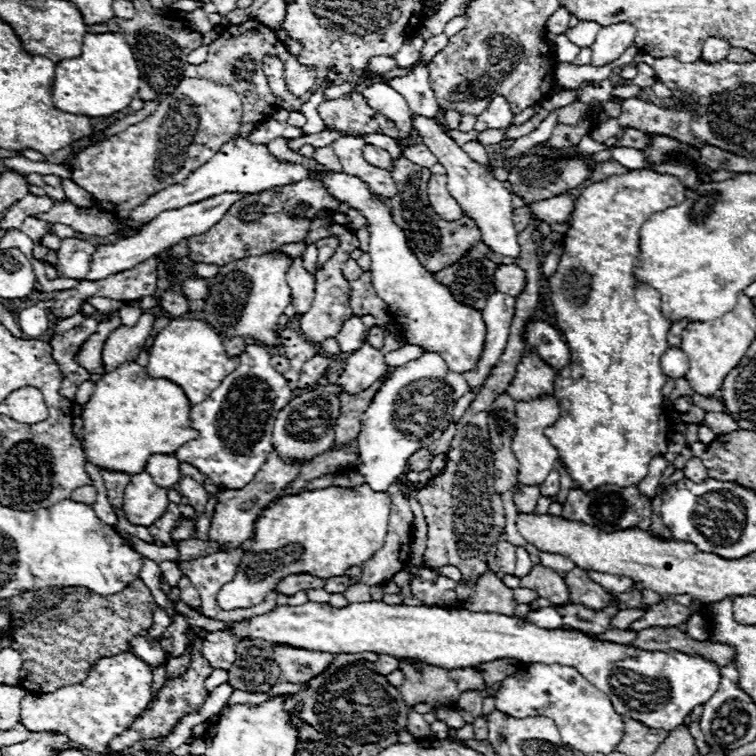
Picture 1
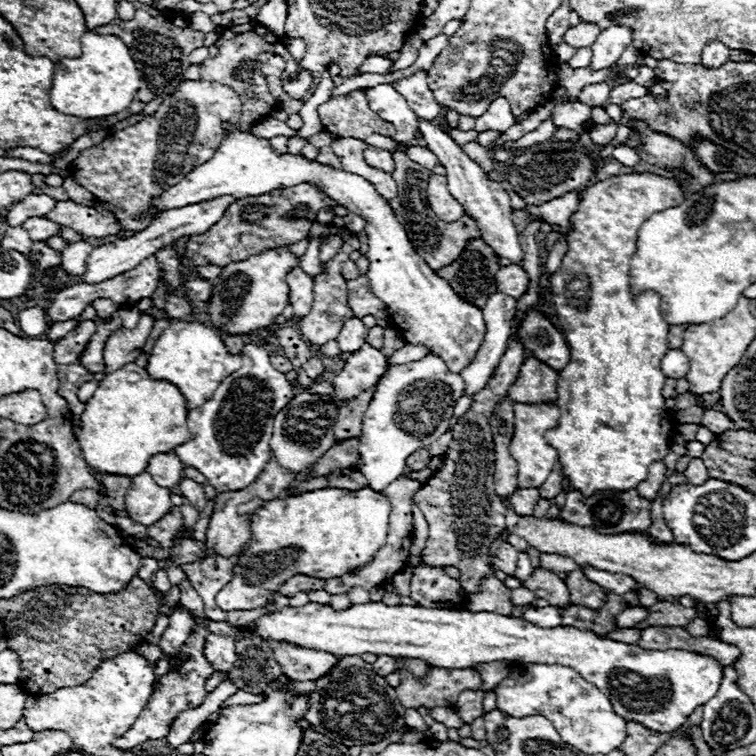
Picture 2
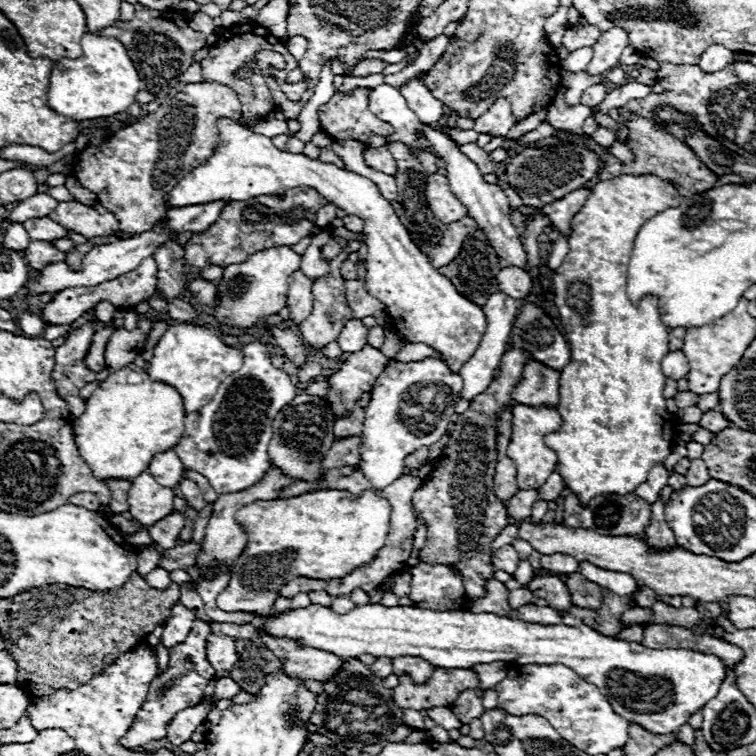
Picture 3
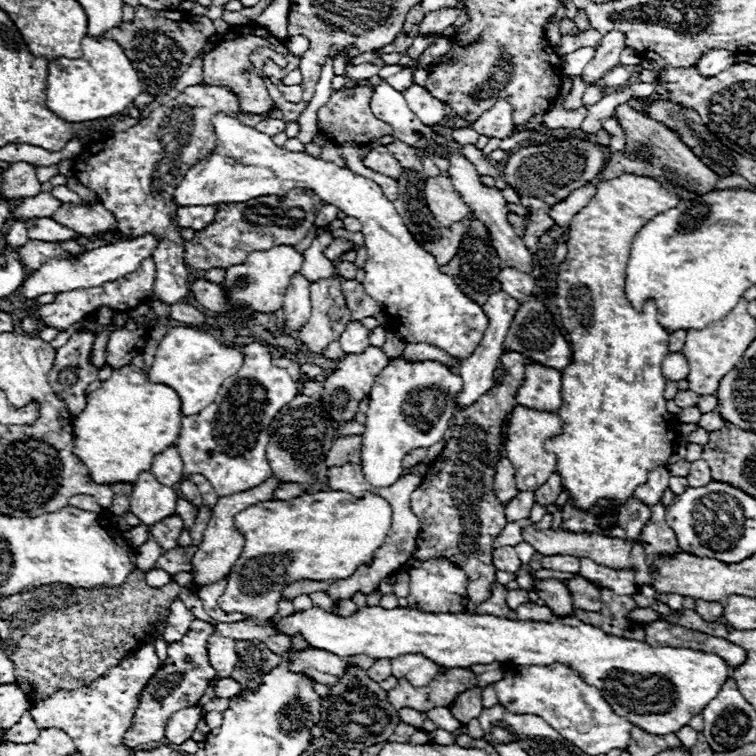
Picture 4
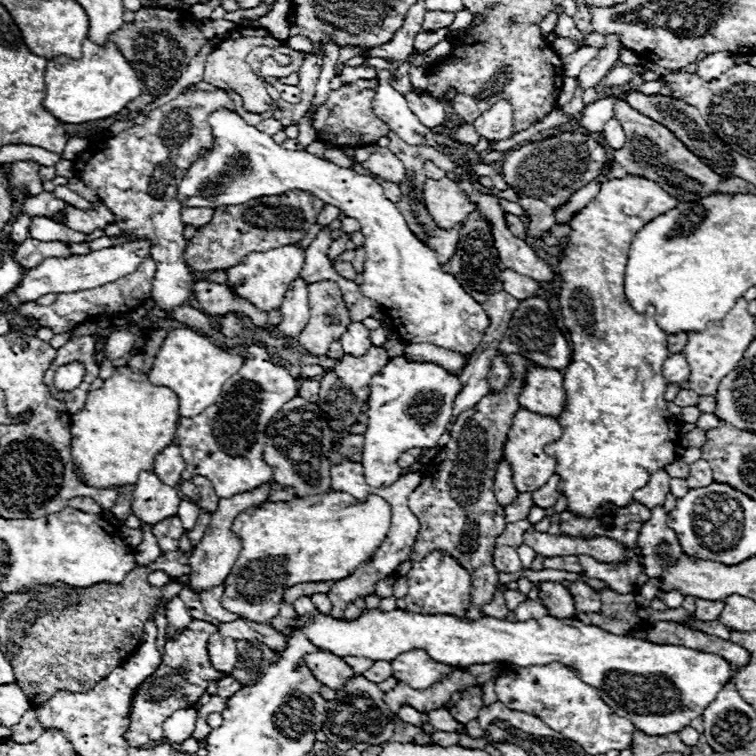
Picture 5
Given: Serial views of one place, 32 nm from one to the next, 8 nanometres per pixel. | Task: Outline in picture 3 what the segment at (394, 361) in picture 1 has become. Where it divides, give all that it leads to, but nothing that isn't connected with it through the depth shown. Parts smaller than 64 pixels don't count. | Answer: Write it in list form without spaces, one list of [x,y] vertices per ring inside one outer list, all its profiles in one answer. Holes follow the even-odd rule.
[[[406,344],[398,356],[394,360],[400,360],[400,362],[418,362],[418,360],[424,360],[424,358],[438,358],[438,360],[444,360],[444,356],[430,348],[428,344]]]

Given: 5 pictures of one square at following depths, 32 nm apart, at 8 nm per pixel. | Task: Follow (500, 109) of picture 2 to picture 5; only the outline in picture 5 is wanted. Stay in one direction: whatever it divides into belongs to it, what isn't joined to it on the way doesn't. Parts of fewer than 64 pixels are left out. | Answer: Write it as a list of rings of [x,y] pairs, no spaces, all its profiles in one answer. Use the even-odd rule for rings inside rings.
[[[498,100],[490,110],[486,110],[474,122],[474,128],[488,142],[492,142],[492,140],[508,140],[508,138],[514,136],[512,122],[514,122],[512,104],[508,104],[506,100]]]

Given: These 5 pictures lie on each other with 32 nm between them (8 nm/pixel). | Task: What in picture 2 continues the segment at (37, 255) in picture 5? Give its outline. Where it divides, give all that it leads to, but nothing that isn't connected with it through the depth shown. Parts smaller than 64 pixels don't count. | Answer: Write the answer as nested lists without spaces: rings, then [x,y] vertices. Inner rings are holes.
[[[32,242],[30,256],[42,268],[48,268],[52,264],[60,264],[60,260],[62,260],[62,254],[58,250],[52,250],[46,242]]]

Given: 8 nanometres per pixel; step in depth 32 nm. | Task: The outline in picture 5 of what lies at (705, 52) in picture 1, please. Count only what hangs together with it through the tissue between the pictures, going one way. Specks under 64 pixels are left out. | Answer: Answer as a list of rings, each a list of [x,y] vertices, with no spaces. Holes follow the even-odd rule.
[[[714,52],[714,54],[708,54],[704,60],[698,62],[698,76],[704,82],[712,82],[732,66],[734,66],[734,56],[732,54]]]

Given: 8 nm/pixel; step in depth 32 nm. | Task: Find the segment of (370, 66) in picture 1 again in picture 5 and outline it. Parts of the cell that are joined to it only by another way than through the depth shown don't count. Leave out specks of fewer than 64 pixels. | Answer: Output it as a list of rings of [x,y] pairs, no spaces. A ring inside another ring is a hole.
[[[344,68],[340,74],[338,74],[338,78],[342,80],[342,82],[352,82],[352,80],[358,80],[358,78],[372,78],[372,76],[376,76],[376,70],[372,70],[372,68]]]

